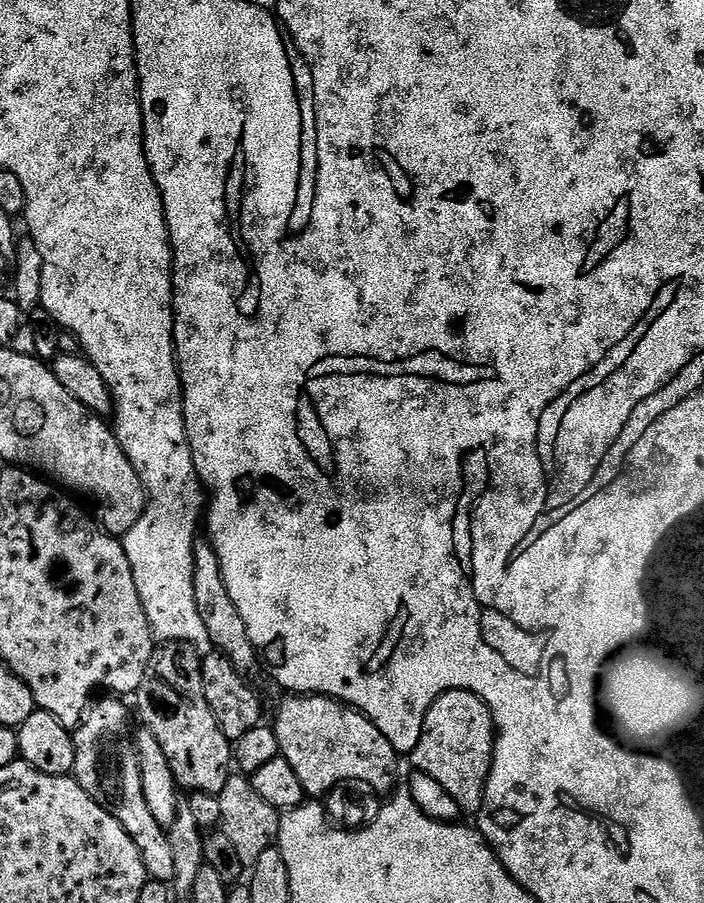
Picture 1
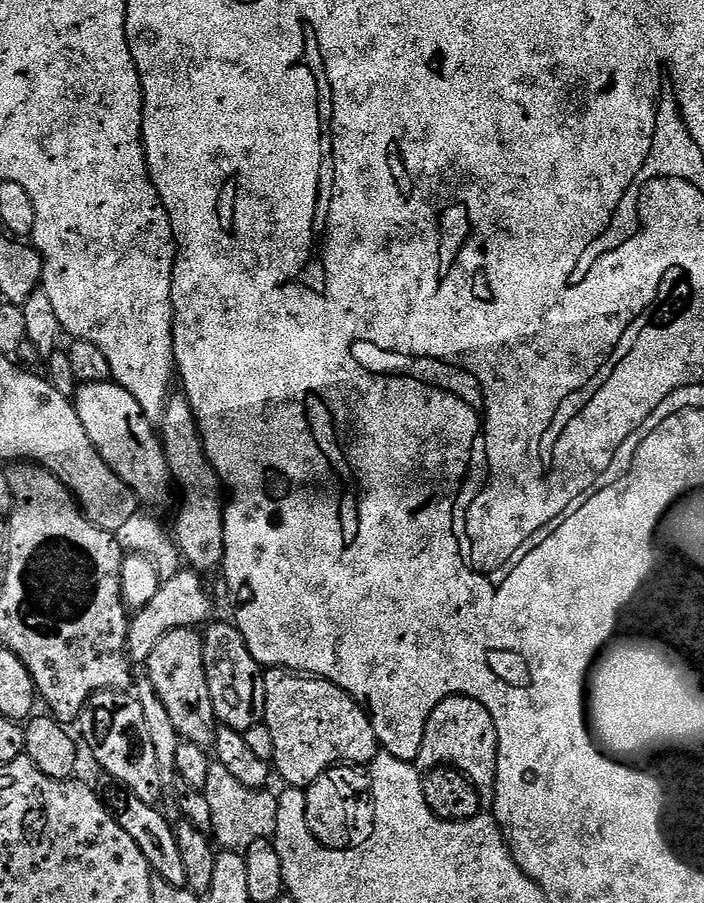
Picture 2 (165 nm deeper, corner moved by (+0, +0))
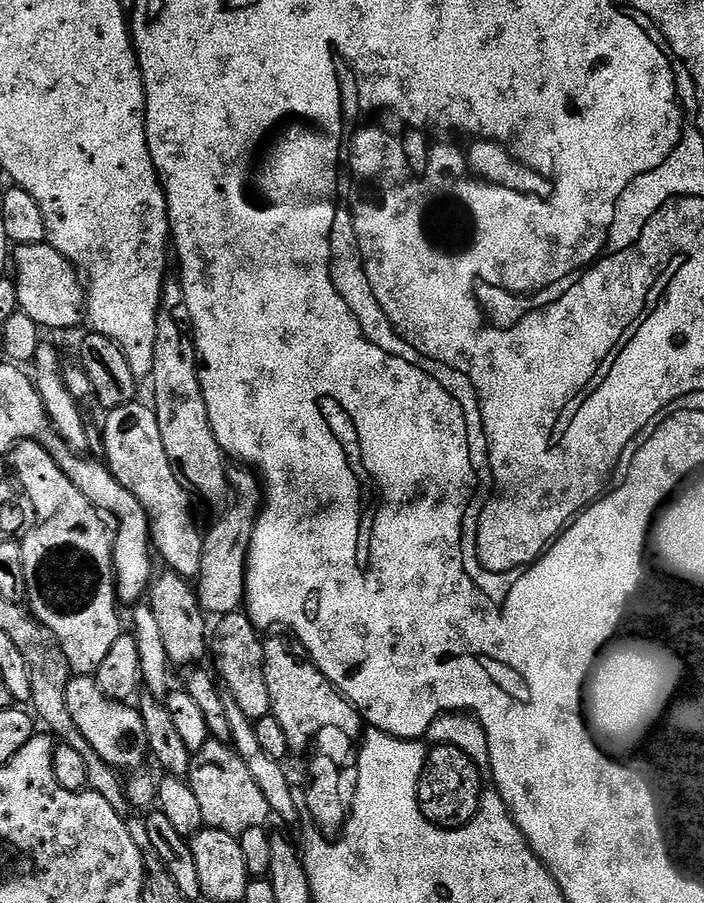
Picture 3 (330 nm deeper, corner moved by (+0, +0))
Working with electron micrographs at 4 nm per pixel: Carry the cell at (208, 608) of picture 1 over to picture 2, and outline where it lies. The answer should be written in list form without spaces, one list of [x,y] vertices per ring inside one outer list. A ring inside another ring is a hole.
[[[183,394],[169,395],[164,414],[158,420],[158,435],[160,443],[164,445],[166,462],[175,487],[180,487],[184,495],[184,513],[176,524],[176,532],[174,528],[174,540],[183,563],[191,571],[201,574],[209,574],[215,568],[217,571],[224,562],[226,492],[214,466],[208,461],[194,410]]]

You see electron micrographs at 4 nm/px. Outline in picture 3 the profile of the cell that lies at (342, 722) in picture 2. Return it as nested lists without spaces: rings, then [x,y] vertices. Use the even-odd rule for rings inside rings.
[[[280,634],[284,636],[267,637],[264,640],[264,669],[266,670],[266,687],[270,690],[270,698],[272,699],[272,715],[278,718],[278,723],[282,726],[282,730],[286,733],[289,753],[304,752],[319,737],[322,730],[331,727],[334,730],[342,730],[345,737],[359,737],[362,732],[362,717],[354,707],[354,705],[345,698],[326,678],[326,674],[322,674],[322,670],[318,670],[316,663],[308,657],[308,652],[300,644],[299,640],[288,634]]]

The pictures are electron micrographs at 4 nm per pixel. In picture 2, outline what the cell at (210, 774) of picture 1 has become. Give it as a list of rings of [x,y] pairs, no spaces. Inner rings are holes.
[[[196,628],[170,630],[170,634],[154,646],[154,654],[150,654],[146,671],[178,734],[191,744],[211,749],[216,743],[218,721],[214,714],[214,702],[210,702],[210,686],[206,682],[203,635]]]

